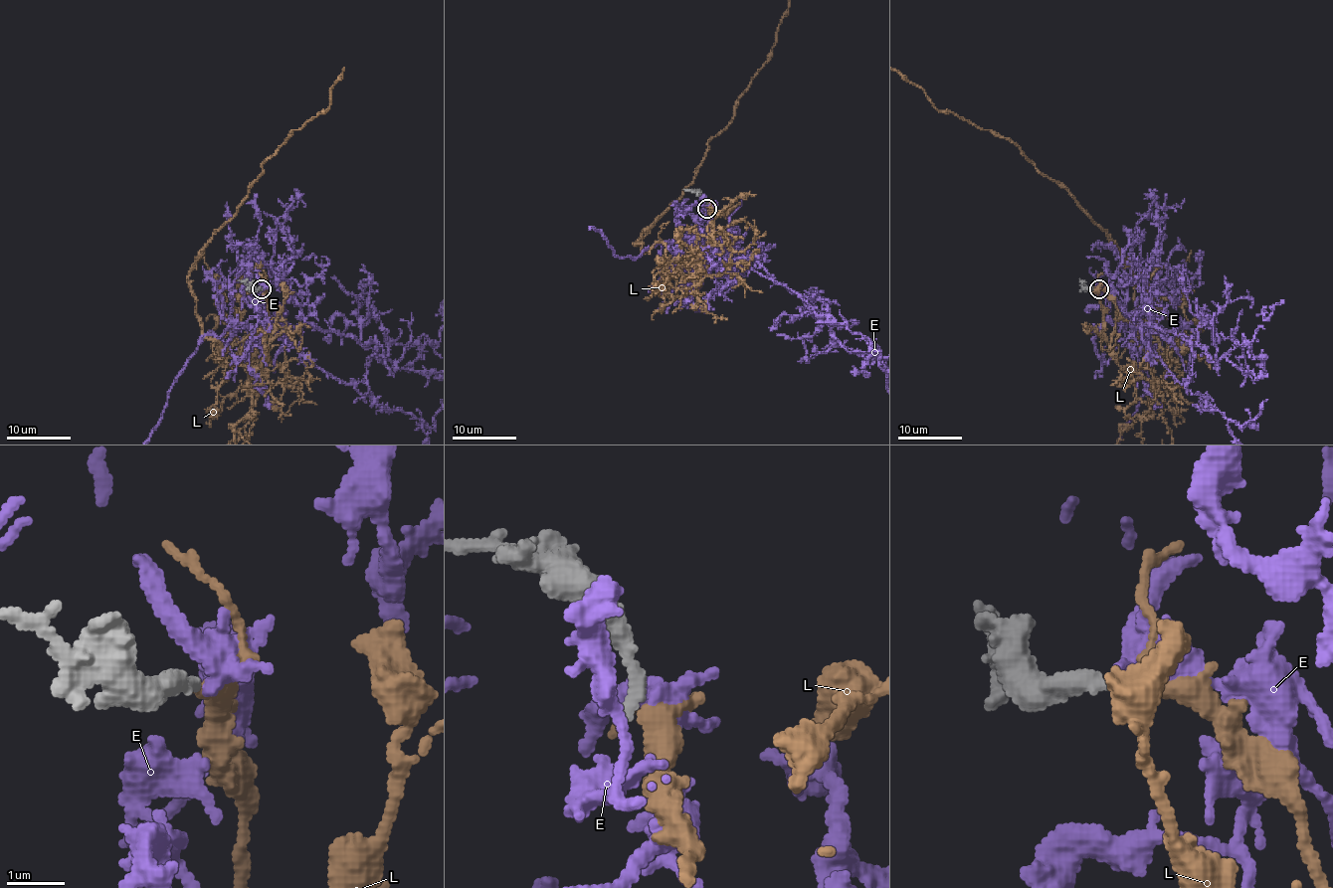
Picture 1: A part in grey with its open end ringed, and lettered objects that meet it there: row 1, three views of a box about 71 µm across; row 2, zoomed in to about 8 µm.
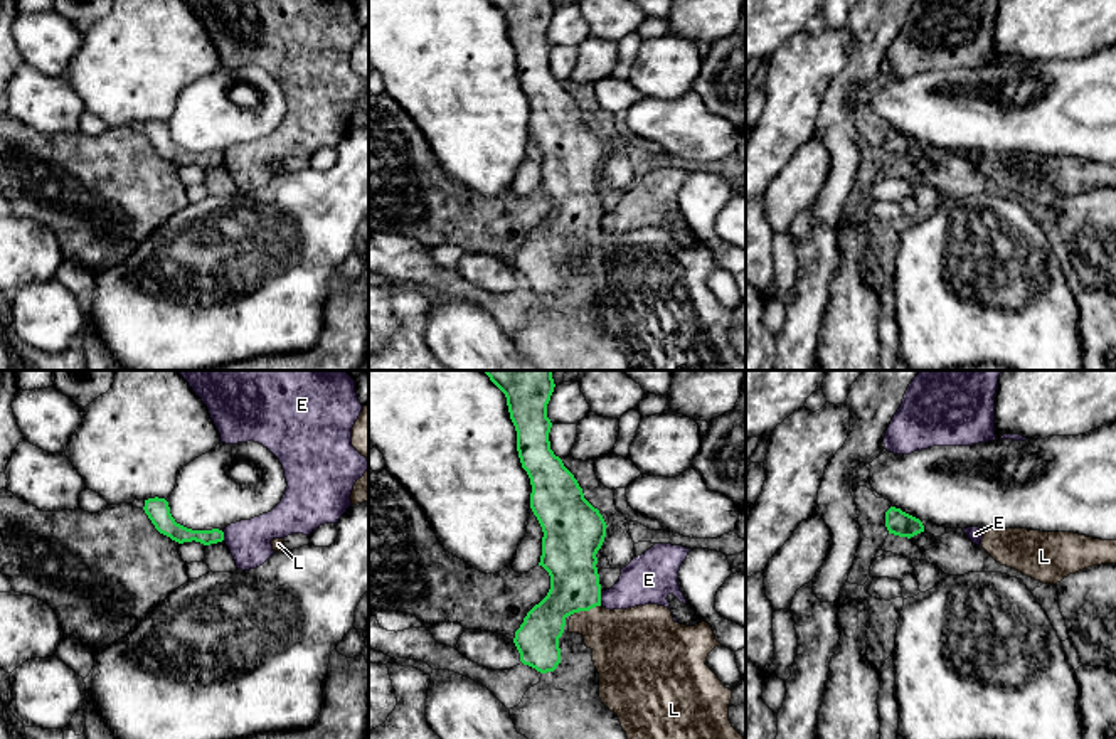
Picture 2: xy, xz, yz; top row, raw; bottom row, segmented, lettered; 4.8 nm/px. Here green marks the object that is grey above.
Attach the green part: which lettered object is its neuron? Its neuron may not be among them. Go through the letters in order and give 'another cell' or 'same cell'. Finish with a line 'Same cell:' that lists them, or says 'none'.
E: another cell
L: same cell
Same cell: L

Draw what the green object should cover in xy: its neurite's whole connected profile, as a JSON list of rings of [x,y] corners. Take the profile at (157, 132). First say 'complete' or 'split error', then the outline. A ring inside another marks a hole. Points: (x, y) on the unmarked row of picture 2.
complete; [[[155,120],[145,123],[143,133],[160,157],[170,160],[178,167],[195,163],[204,168],[210,168],[224,163],[224,155],[219,152],[192,153],[177,146],[165,121]]]

